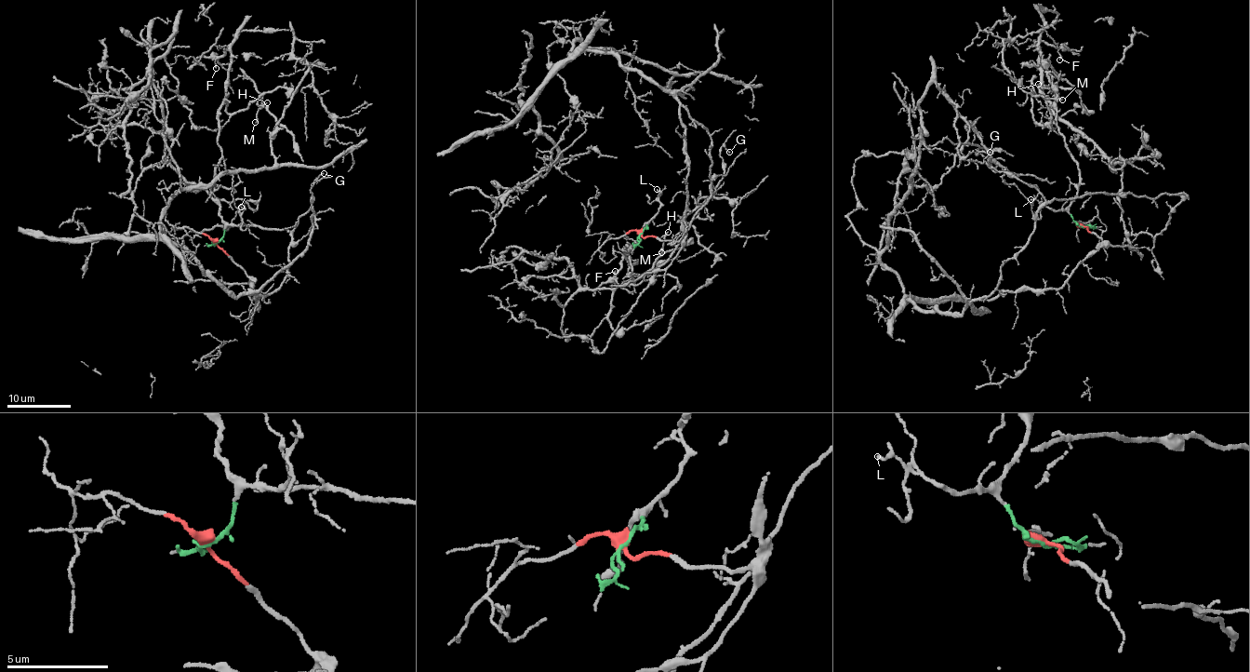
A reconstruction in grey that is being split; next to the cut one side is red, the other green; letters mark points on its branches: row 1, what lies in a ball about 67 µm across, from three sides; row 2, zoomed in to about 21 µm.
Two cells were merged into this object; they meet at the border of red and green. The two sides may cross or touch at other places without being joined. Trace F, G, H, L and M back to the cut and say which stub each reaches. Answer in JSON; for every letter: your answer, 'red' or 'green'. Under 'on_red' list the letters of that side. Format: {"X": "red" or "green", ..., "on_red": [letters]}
{"F": "green", "G": "red", "H": "green", "L": "green", "M": "green", "on_red": ["G"]}

